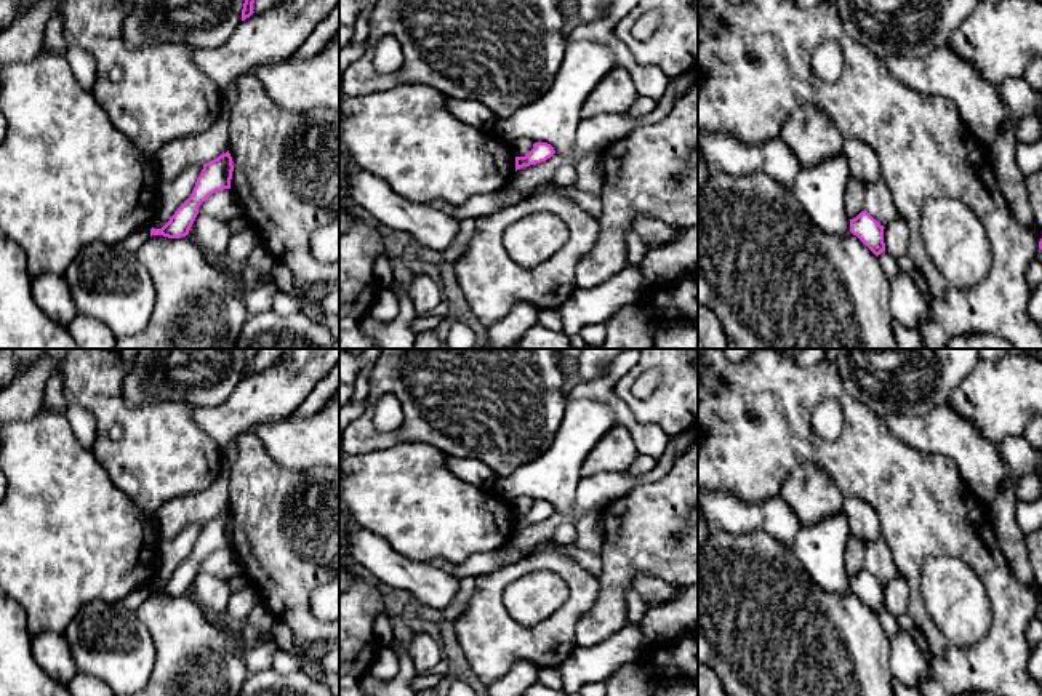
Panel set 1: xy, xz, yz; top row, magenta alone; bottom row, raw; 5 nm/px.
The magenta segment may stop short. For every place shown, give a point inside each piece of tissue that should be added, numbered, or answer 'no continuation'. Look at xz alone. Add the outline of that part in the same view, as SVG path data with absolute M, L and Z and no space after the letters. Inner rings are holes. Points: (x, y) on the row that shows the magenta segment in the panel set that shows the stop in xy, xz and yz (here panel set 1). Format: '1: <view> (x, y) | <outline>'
no continuation

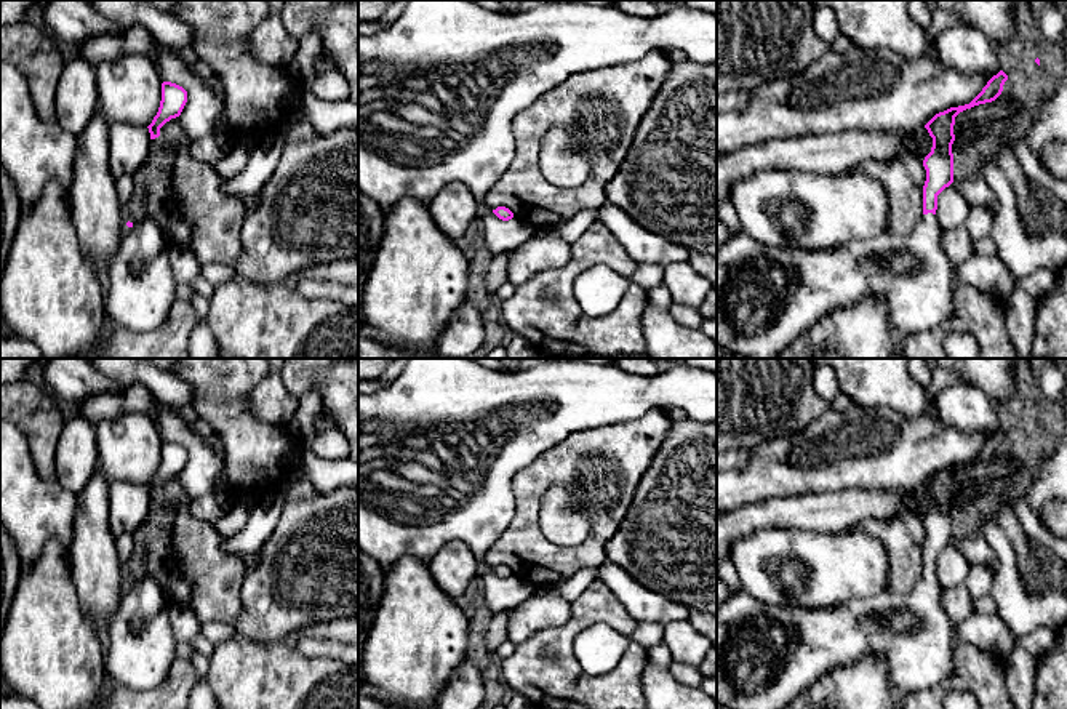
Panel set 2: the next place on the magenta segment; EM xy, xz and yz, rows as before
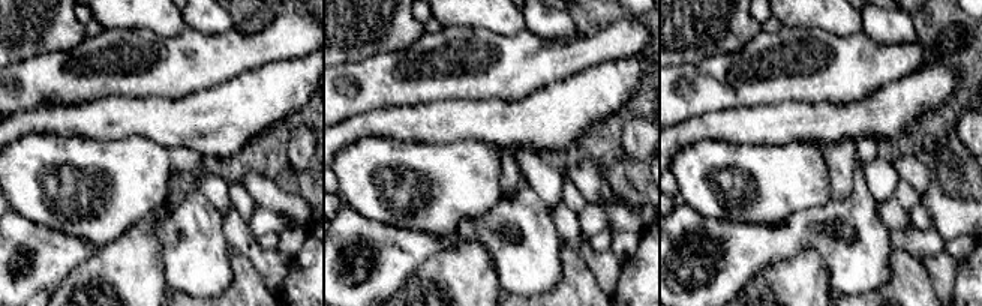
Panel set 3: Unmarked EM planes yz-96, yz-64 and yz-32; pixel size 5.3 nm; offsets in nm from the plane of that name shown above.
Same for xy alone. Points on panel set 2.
1: xy (139, 285) | M154 219L126 226L110 258L106 286L106 318L133 333L162 326L176 298L170 246Z

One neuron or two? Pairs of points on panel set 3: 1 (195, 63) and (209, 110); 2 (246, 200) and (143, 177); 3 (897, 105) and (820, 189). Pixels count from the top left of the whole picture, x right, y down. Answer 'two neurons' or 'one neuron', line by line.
1: two neurons
2: two neurons
3: two neurons

